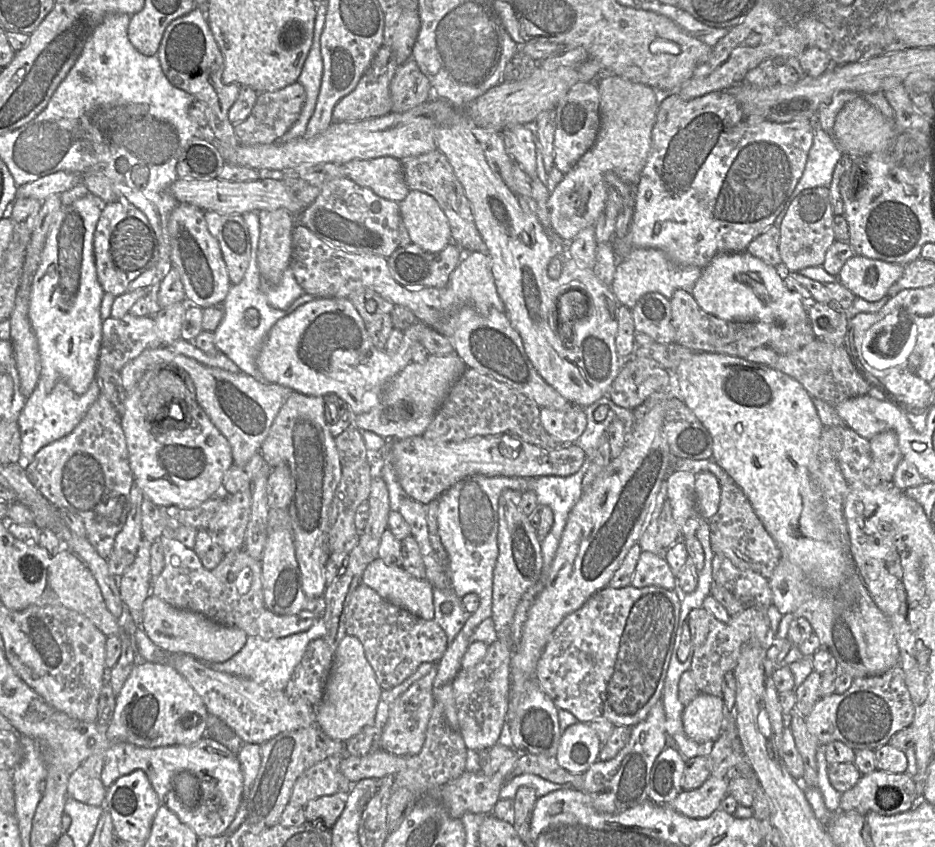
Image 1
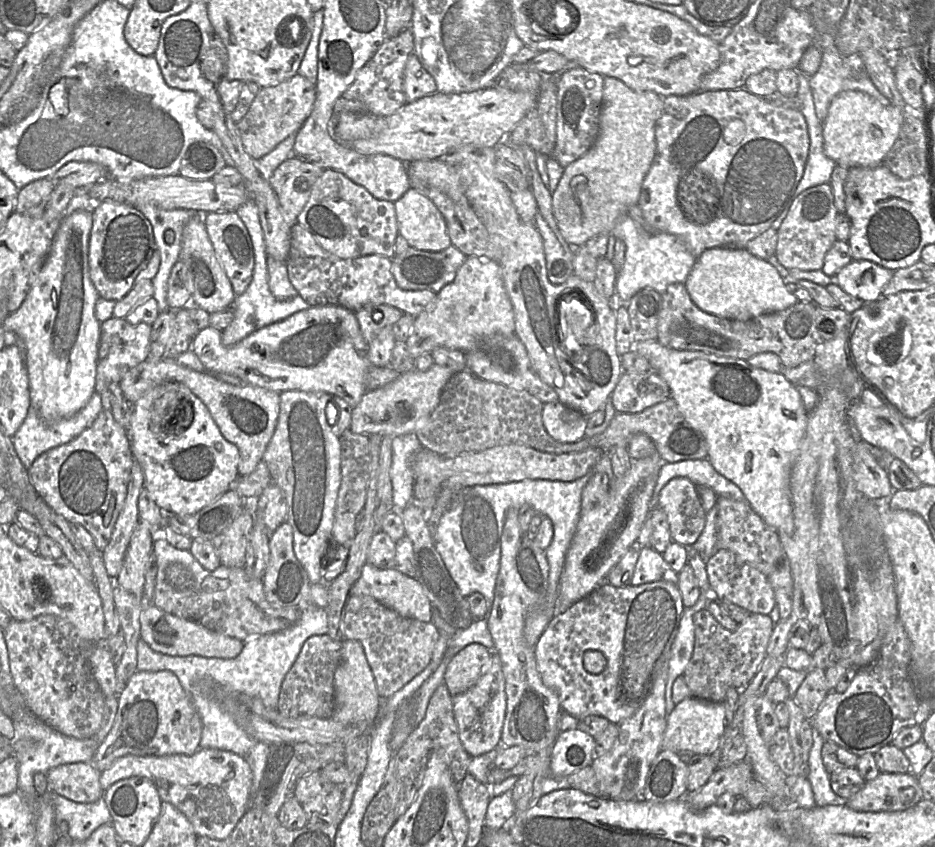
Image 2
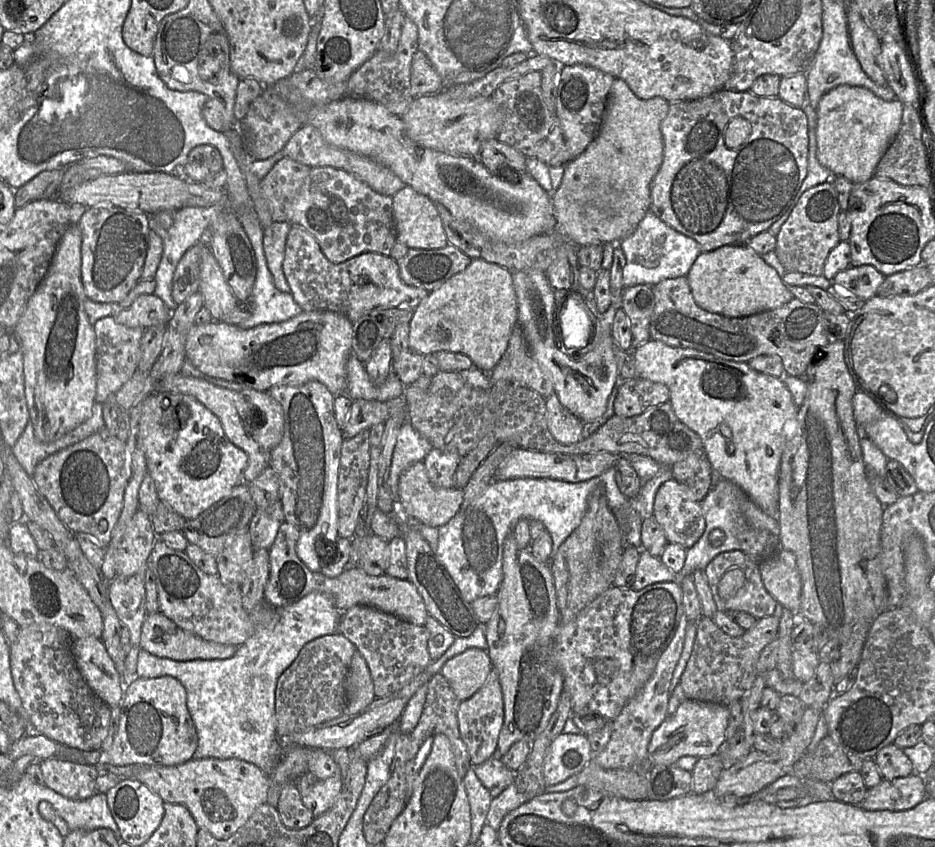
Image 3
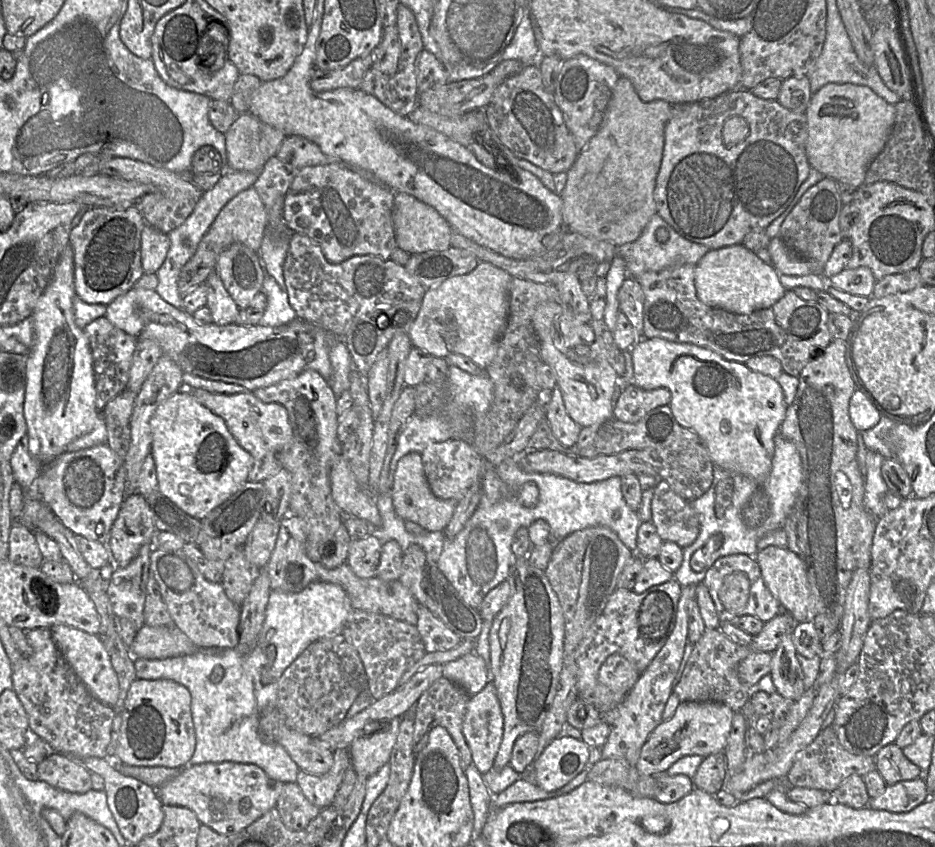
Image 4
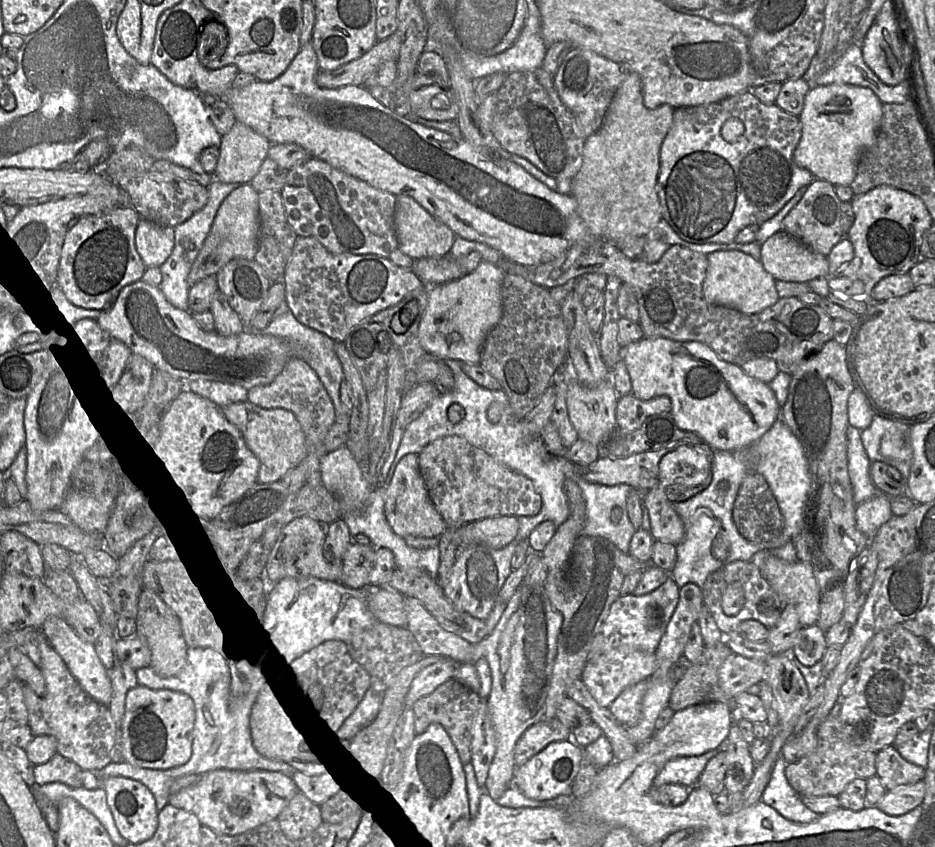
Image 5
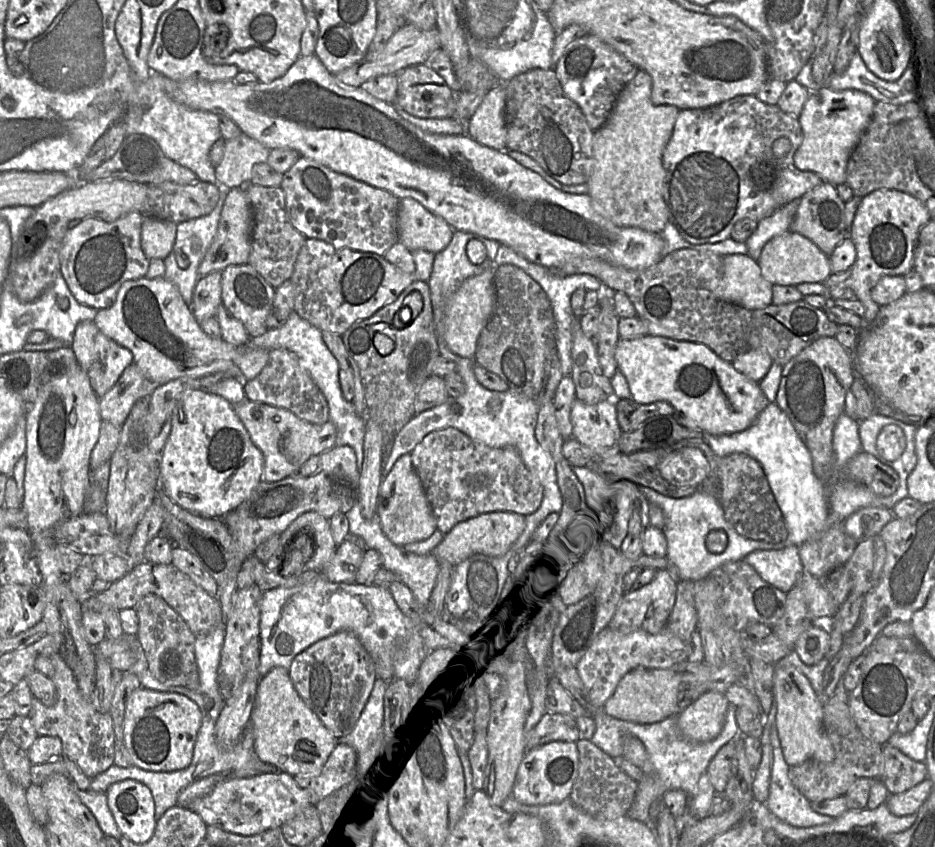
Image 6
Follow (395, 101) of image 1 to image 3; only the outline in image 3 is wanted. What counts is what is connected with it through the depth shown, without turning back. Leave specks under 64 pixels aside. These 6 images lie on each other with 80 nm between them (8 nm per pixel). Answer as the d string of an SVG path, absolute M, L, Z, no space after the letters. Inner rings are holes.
M417 51L413 55L410 84L414 98L435 94L442 90L440 75L422 51Z

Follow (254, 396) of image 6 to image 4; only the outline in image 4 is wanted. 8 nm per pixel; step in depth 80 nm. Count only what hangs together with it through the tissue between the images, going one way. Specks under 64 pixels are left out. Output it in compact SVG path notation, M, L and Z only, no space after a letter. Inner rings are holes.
M306 370L294 378L282 380L266 388L260 388L253 394L264 403L278 403L288 412L292 427L292 440L277 453L276 458L282 469L291 474L291 494L289 514L302 517L307 523L307 538L305 543L306 555L313 562L321 562L321 545L324 550L327 545L334 545L333 538L340 525L344 522L344 514L340 511L332 497L329 472L332 463L342 453L342 444L337 438L338 415L336 413L336 399L334 392L324 379L315 370Z

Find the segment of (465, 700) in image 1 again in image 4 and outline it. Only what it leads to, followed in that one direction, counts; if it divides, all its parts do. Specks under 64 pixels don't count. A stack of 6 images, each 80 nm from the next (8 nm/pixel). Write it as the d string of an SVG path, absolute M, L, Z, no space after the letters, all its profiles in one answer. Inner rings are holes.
M493 681L478 694L471 696L463 721L463 734L472 753L472 762L483 775L493 766L503 737L503 714Z

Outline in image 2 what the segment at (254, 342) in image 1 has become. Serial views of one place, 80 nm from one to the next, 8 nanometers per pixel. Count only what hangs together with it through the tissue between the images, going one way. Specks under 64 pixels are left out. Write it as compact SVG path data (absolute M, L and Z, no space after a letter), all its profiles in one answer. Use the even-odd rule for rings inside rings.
M249 198L235 212L246 226L250 235L255 263L251 283L243 294L236 296L230 307L234 312L234 319L229 326L221 331L222 343L227 347L236 345L258 329L282 321L292 314L310 307L310 305L299 295L287 300L278 300L273 296L268 285L266 246L257 205Z

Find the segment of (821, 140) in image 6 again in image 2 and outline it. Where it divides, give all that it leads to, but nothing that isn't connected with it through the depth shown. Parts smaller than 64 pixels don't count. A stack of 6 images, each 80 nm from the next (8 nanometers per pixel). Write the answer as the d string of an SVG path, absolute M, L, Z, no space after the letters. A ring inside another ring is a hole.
M843 91L831 101L822 123L824 152L837 165L848 169L876 167L897 140L903 122L904 113L897 107L885 106L861 91Z

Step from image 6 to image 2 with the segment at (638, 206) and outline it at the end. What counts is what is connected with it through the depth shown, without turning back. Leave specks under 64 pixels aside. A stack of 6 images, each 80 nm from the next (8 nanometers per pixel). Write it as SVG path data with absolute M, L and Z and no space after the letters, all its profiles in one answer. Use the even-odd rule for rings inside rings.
M605 76L599 133L593 146L564 168L552 195L558 229L572 247L583 246L598 234L611 234L628 209L638 204L643 180L656 154L655 126L663 97L652 91L637 92L621 80Z

